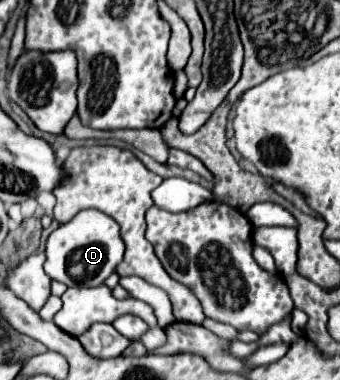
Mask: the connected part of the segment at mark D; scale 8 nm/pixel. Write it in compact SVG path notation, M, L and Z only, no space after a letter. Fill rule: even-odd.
M82 210L48 236L44 272L66 286L98 286L116 270L122 256L124 244L118 224L98 210Z

